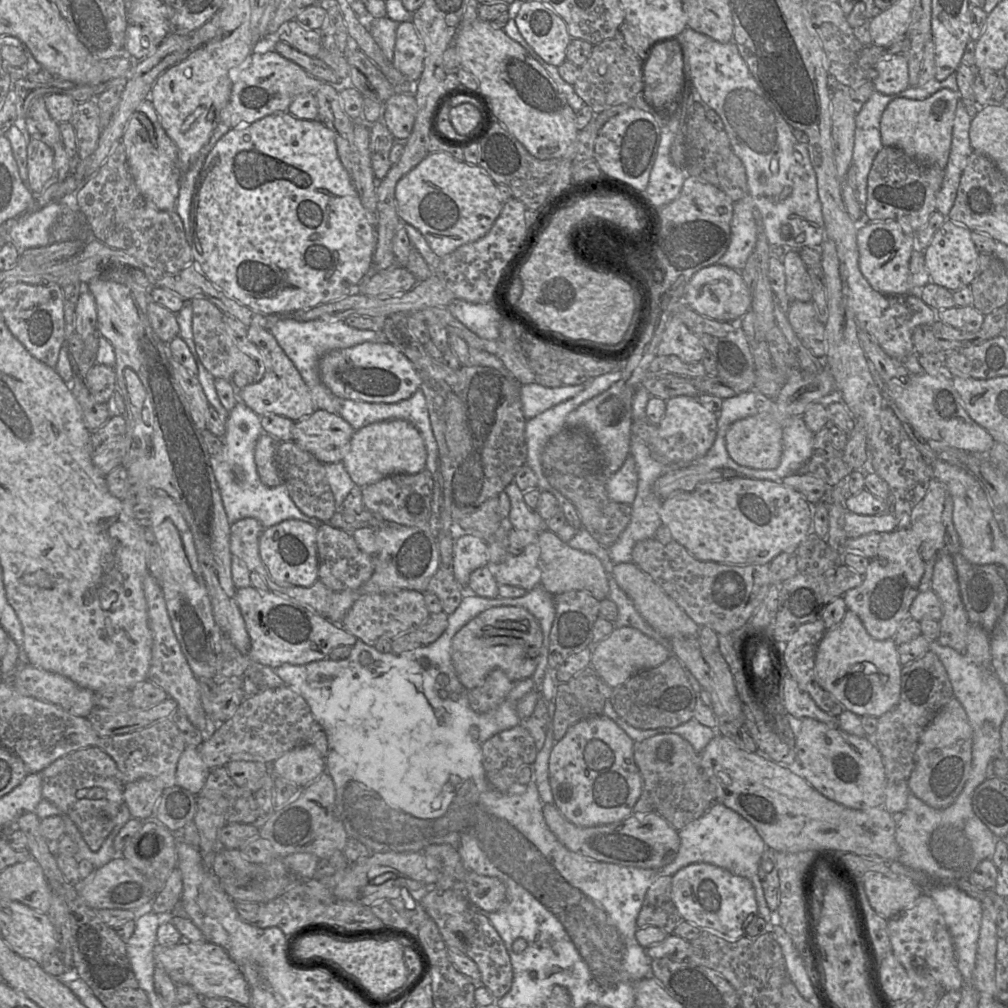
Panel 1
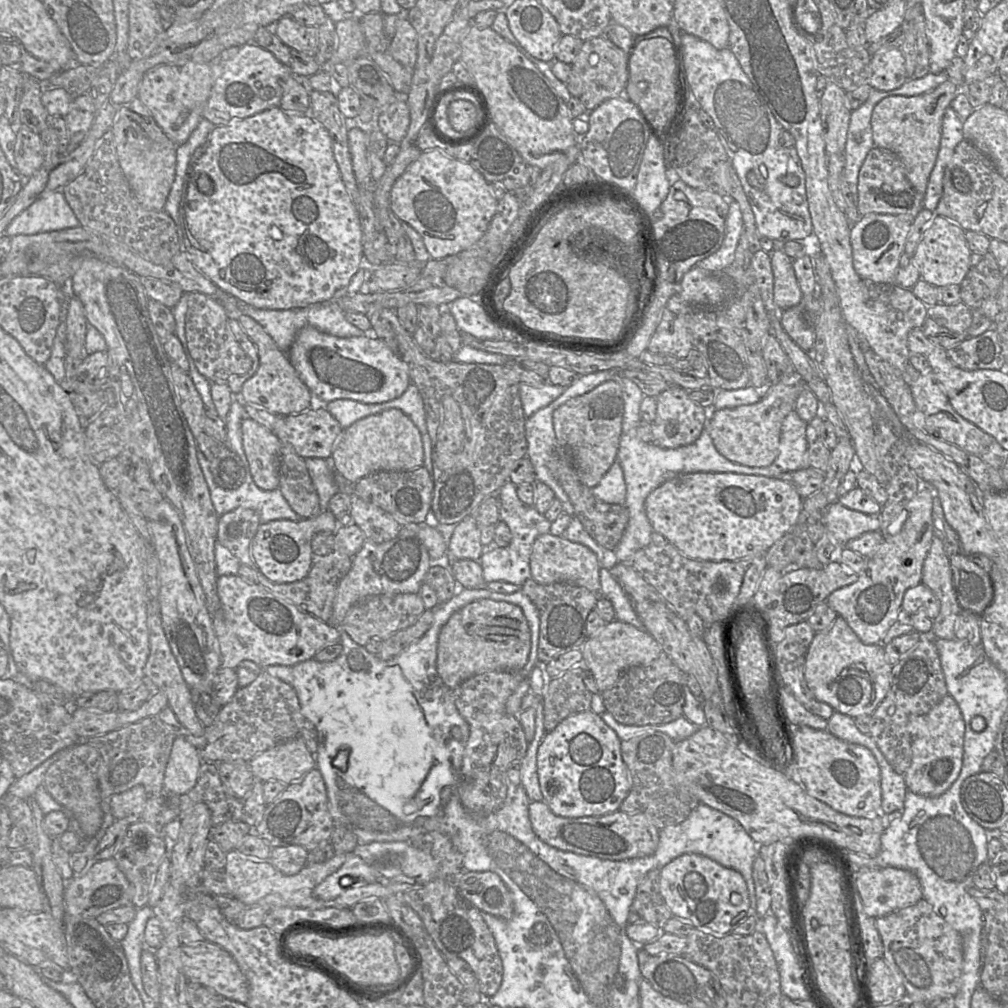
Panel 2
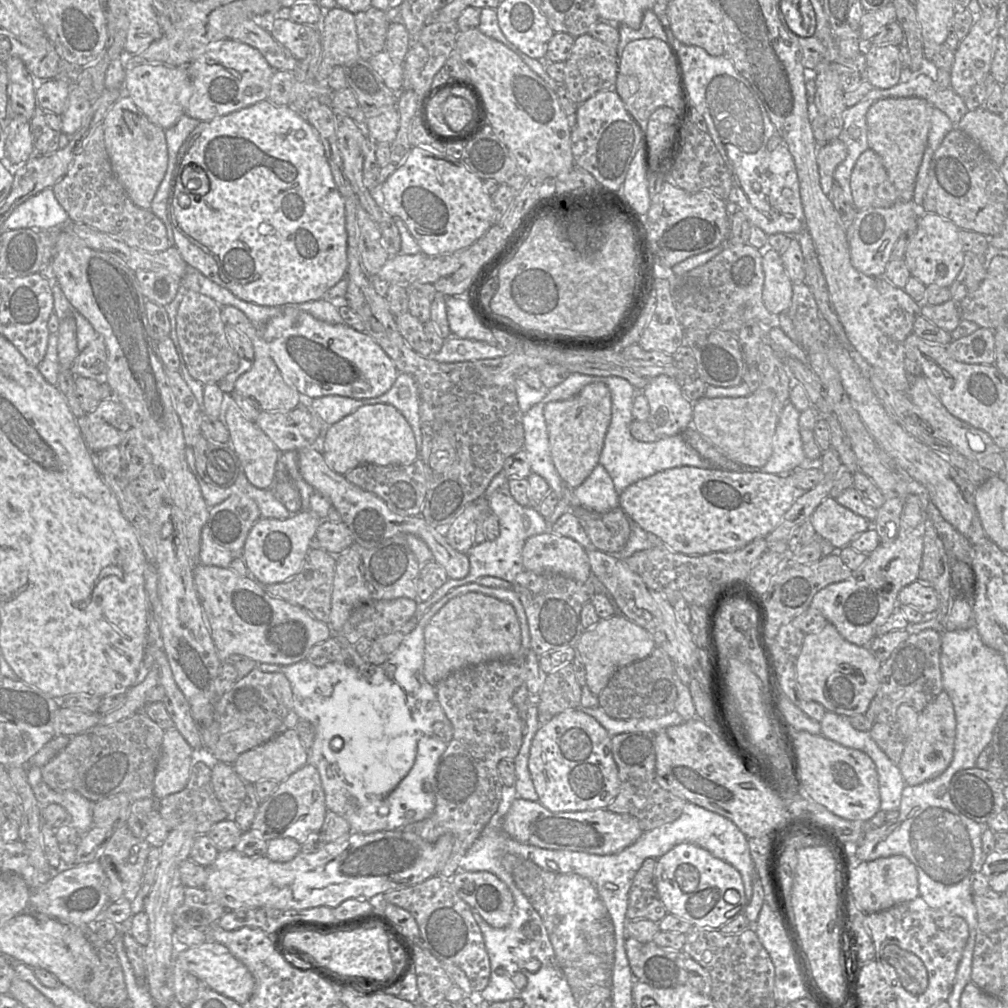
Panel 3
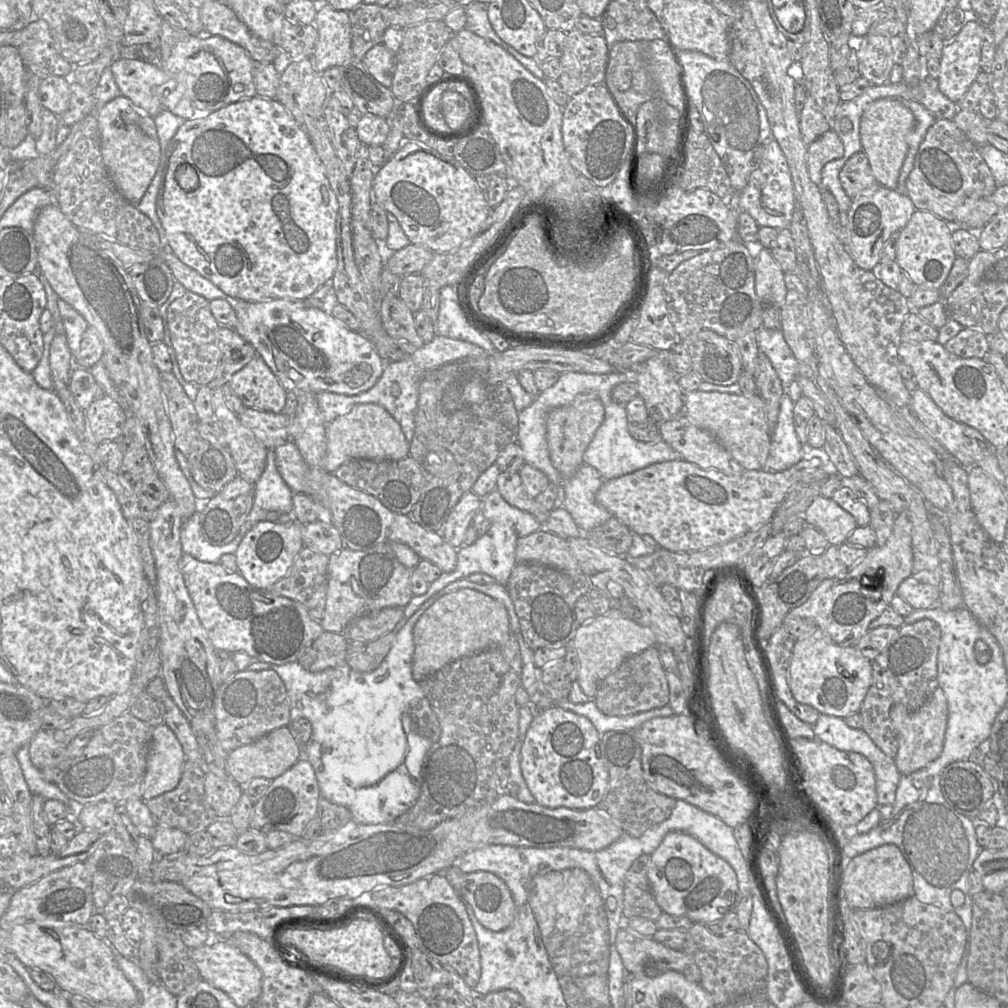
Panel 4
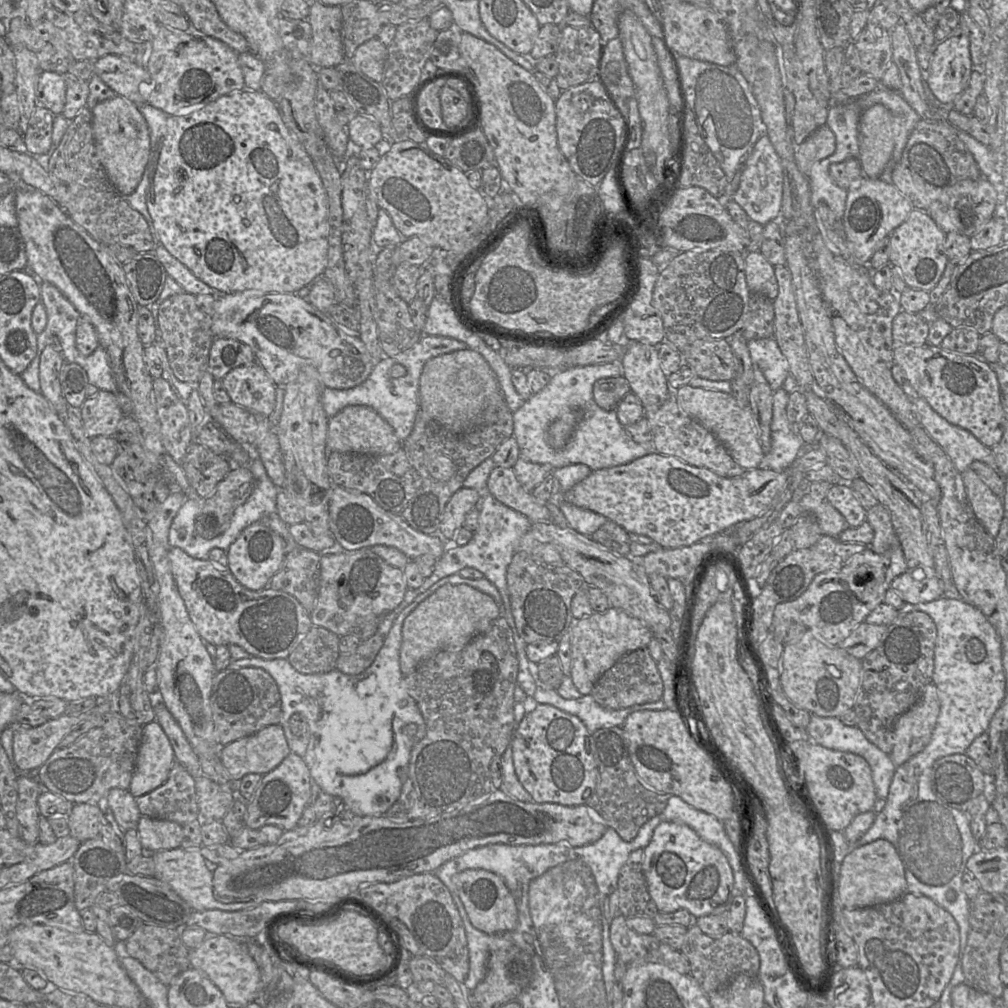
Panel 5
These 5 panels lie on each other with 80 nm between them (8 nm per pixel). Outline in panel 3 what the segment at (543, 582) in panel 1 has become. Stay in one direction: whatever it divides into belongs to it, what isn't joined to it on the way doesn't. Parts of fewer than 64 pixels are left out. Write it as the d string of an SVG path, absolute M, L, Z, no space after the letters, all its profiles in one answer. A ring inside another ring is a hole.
M548 532L526 540L522 564L536 574L560 574L580 583L592 575L587 552L579 543Z

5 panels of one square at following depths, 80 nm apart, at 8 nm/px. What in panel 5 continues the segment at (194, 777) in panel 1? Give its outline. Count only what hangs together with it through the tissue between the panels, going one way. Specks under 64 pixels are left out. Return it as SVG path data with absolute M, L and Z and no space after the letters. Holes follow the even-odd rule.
M155 721L145 724L129 793L137 798L164 784L175 761L172 745L161 726Z

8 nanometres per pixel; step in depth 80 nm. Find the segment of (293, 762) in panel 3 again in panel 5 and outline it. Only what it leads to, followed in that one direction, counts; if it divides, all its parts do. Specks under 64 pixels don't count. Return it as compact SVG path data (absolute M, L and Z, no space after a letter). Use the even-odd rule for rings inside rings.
M269 725L260 731L220 748L220 758L233 780L245 775L265 775L275 769L289 754L283 728Z

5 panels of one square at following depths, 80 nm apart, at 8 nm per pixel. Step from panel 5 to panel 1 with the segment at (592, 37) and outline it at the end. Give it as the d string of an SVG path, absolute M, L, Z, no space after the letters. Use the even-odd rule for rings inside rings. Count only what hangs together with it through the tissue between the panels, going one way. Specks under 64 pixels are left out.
M620 33L614 38L603 40L593 46L590 57L579 67L578 77L572 85L577 95L595 114L619 104L633 104L634 99L642 95L644 89L642 58L623 40Z

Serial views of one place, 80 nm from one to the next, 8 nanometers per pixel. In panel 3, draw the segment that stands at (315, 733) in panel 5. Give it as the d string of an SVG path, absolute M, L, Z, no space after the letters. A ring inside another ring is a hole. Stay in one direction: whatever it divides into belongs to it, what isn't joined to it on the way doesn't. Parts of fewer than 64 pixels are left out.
M468 583L451 589L434 603L419 619L415 629L403 639L389 660L381 665L376 666L366 662L341 632L334 632L339 641L341 653L338 660L325 666L318 667L306 660L291 665L260 663L256 666L263 672L282 673L290 682L296 714L300 720L309 721L315 727L316 734L314 744L309 750L309 763L315 766L320 774L327 809L344 817L354 833L370 834L399 830L408 825L393 825L392 828L383 829L383 823L378 822L379 815L385 816L385 809L382 808L383 800L411 771L416 759L419 739L421 737L435 738L434 724L450 722L438 700L435 686L430 684L423 674L424 629L430 619L450 599L468 592L485 594L513 606L521 629L520 654L526 659L531 650L530 635L526 614L517 594L512 589Z

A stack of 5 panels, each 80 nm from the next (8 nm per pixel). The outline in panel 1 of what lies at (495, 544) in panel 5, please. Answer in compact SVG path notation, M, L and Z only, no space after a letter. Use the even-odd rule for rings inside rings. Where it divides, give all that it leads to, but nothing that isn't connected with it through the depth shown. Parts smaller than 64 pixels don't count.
M514 481L510 482L504 491L510 499L511 506L507 520L513 529L537 536L548 530L546 521L540 517L536 510L530 509L526 505L523 492ZM530 543L521 554L508 554L503 561L488 562L486 567L499 585L516 586L531 591L540 584L541 580L539 555L538 543Z

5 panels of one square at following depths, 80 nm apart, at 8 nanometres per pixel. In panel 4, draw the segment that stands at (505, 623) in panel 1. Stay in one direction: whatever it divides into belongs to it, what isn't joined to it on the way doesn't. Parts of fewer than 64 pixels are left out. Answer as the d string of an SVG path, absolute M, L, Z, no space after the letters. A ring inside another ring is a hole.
M462 588L435 601L413 628L413 678L420 682L448 663L503 644L511 633L509 614L502 603L479 591Z

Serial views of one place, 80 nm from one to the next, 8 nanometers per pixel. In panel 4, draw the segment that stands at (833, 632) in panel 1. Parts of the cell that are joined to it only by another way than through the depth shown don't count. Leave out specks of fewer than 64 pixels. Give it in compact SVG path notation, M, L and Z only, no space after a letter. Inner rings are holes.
M821 629L798 639L789 665L789 687L794 698L819 711L840 718L859 712L872 681L872 661L854 646L839 646Z

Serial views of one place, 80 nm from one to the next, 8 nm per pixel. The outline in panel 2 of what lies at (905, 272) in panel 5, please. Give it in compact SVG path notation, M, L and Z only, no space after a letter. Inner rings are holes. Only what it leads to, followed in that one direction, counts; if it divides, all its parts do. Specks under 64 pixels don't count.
M939 215L933 217L912 255L922 280L935 287L961 284L969 271L972 254L965 233L964 229L949 219Z

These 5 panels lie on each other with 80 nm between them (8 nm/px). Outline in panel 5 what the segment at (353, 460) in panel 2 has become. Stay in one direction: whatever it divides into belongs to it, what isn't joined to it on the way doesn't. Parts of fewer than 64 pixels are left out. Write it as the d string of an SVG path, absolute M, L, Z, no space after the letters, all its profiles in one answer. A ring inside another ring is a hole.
M350 405L328 420L327 450L371 455L392 454L402 447L392 426L375 410L364 405Z

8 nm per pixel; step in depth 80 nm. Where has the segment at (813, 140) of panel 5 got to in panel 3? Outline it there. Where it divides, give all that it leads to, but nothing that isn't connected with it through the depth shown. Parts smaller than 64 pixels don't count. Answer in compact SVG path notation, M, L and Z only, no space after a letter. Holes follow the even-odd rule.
M840 139L819 144L817 150L817 163L820 175L820 183L825 194L829 191L838 198L842 198L842 190L834 179L834 172L847 156L847 148Z

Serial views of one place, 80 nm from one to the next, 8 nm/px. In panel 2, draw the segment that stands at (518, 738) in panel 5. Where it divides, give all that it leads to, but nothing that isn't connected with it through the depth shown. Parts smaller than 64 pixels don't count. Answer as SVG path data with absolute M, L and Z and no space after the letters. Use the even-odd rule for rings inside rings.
M590 710L568 716L545 734L537 750L537 774L543 802L561 817L602 816L616 812L631 788L630 774L621 756L620 738L600 715Z

